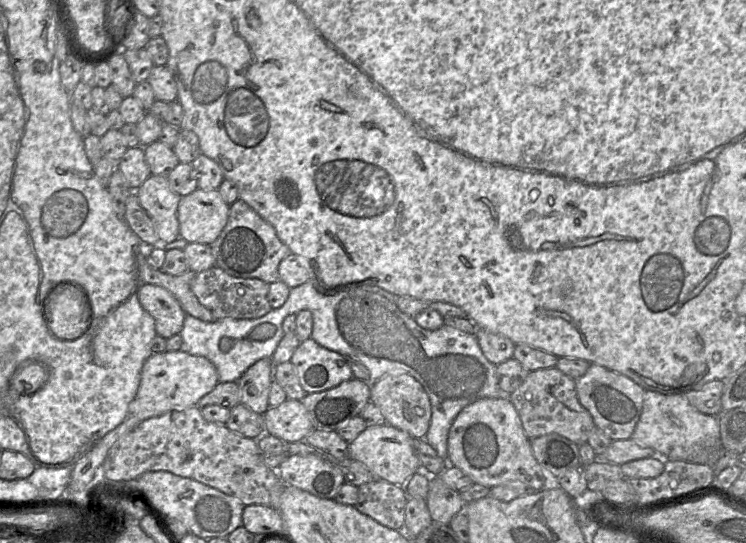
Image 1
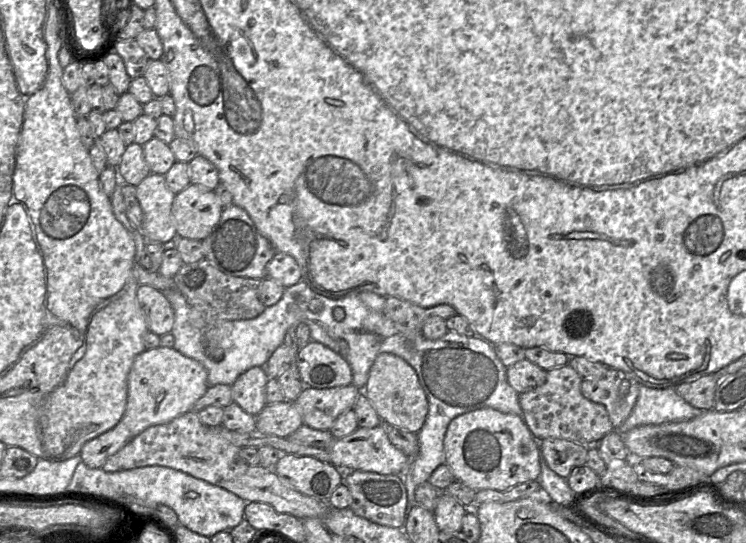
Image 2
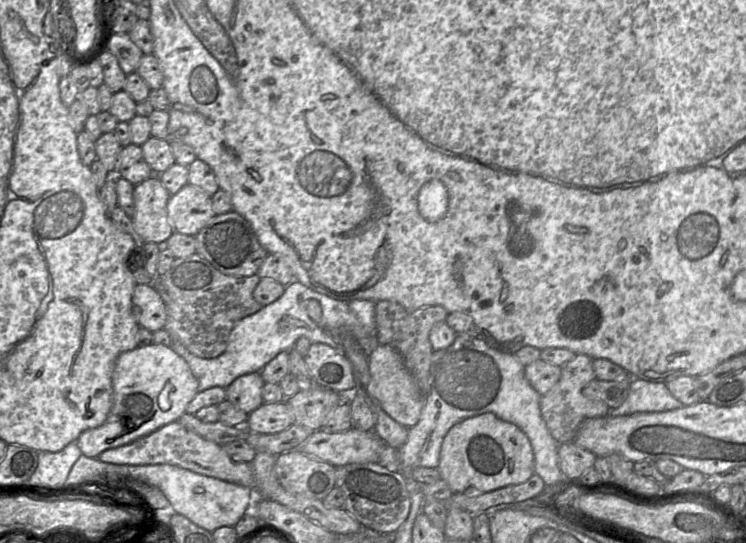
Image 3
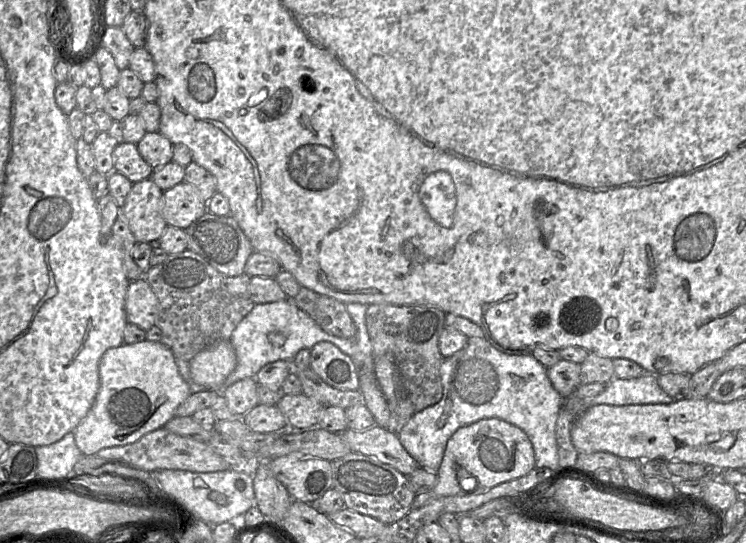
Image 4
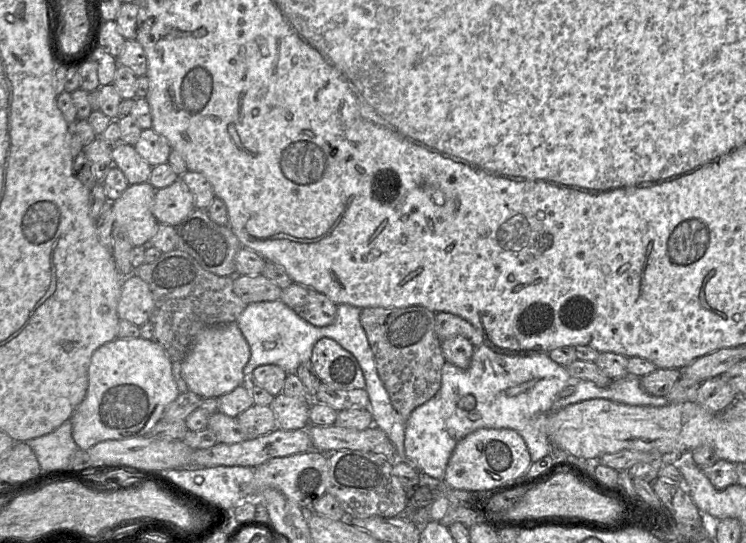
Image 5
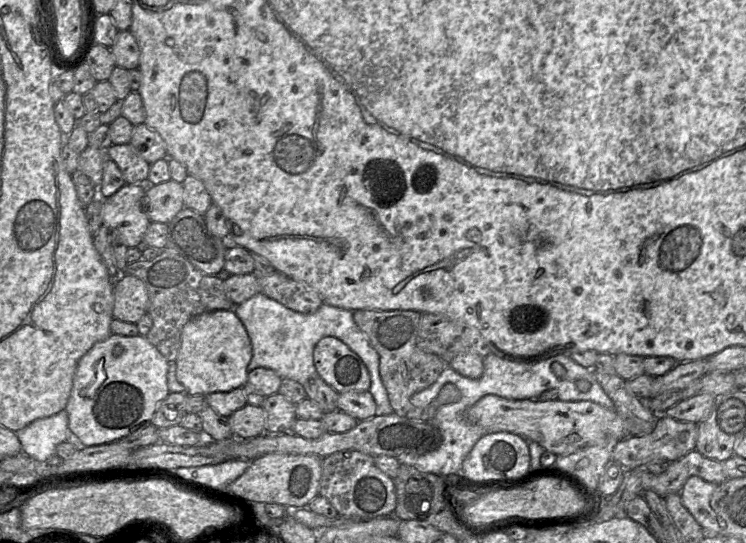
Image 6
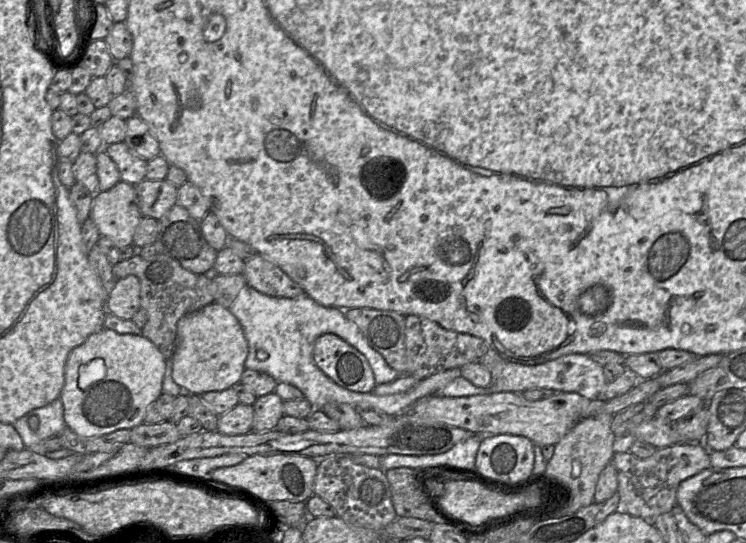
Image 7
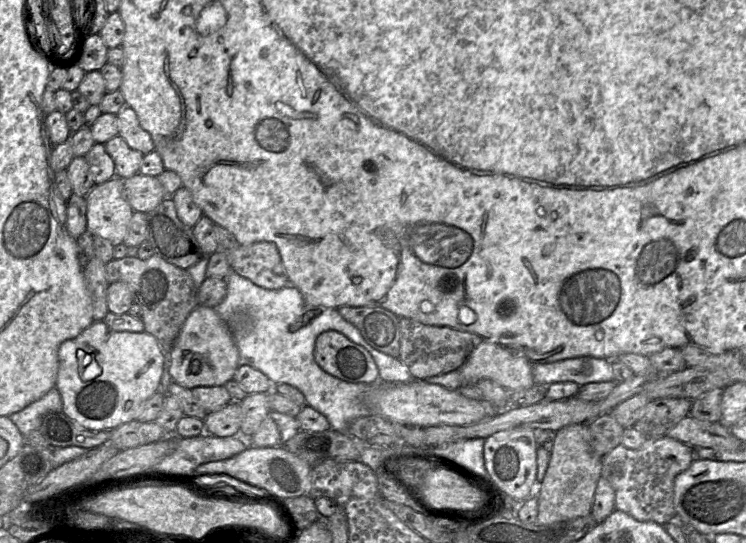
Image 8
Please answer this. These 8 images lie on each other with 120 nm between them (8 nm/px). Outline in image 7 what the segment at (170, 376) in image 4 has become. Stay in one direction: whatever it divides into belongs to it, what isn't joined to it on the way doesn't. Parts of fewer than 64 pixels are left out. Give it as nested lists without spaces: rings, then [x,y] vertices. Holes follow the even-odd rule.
[[[103,328],[73,348],[64,367],[60,399],[64,421],[75,433],[95,437],[144,422],[148,406],[162,394],[165,358],[147,338]]]

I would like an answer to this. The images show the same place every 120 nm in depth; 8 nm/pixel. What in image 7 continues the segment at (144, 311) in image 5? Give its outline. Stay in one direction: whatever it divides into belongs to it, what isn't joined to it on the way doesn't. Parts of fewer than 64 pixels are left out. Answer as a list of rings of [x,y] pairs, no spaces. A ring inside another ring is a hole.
[[[129,275],[117,279],[107,299],[107,312],[124,320],[131,320],[140,309],[140,282]]]

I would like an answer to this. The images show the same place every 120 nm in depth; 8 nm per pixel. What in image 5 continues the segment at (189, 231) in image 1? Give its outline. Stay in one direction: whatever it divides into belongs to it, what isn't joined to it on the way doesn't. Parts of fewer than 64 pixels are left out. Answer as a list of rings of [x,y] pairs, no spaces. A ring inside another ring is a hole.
[[[180,178],[155,192],[152,212],[159,223],[175,227],[194,209],[194,197]]]

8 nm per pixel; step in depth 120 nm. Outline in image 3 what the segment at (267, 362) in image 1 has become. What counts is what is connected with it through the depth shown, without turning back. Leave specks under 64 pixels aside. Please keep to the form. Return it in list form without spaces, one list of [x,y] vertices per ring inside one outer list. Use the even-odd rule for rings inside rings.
[[[260,372],[239,376],[226,388],[226,399],[240,410],[251,413],[264,403],[264,384]]]

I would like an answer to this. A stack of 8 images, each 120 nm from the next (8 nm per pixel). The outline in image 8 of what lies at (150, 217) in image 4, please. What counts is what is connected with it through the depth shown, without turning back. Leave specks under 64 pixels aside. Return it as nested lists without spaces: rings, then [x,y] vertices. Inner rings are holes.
[[[113,177],[94,185],[85,196],[87,230],[93,236],[107,239],[113,246],[123,243],[134,212],[124,197],[123,181]]]

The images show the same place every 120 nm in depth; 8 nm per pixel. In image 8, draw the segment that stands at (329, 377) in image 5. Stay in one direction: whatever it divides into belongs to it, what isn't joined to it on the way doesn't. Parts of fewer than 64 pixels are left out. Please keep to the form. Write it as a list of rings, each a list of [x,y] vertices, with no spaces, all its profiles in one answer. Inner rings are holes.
[[[338,331],[319,334],[313,355],[321,369],[345,382],[370,384],[380,381],[371,355]]]

